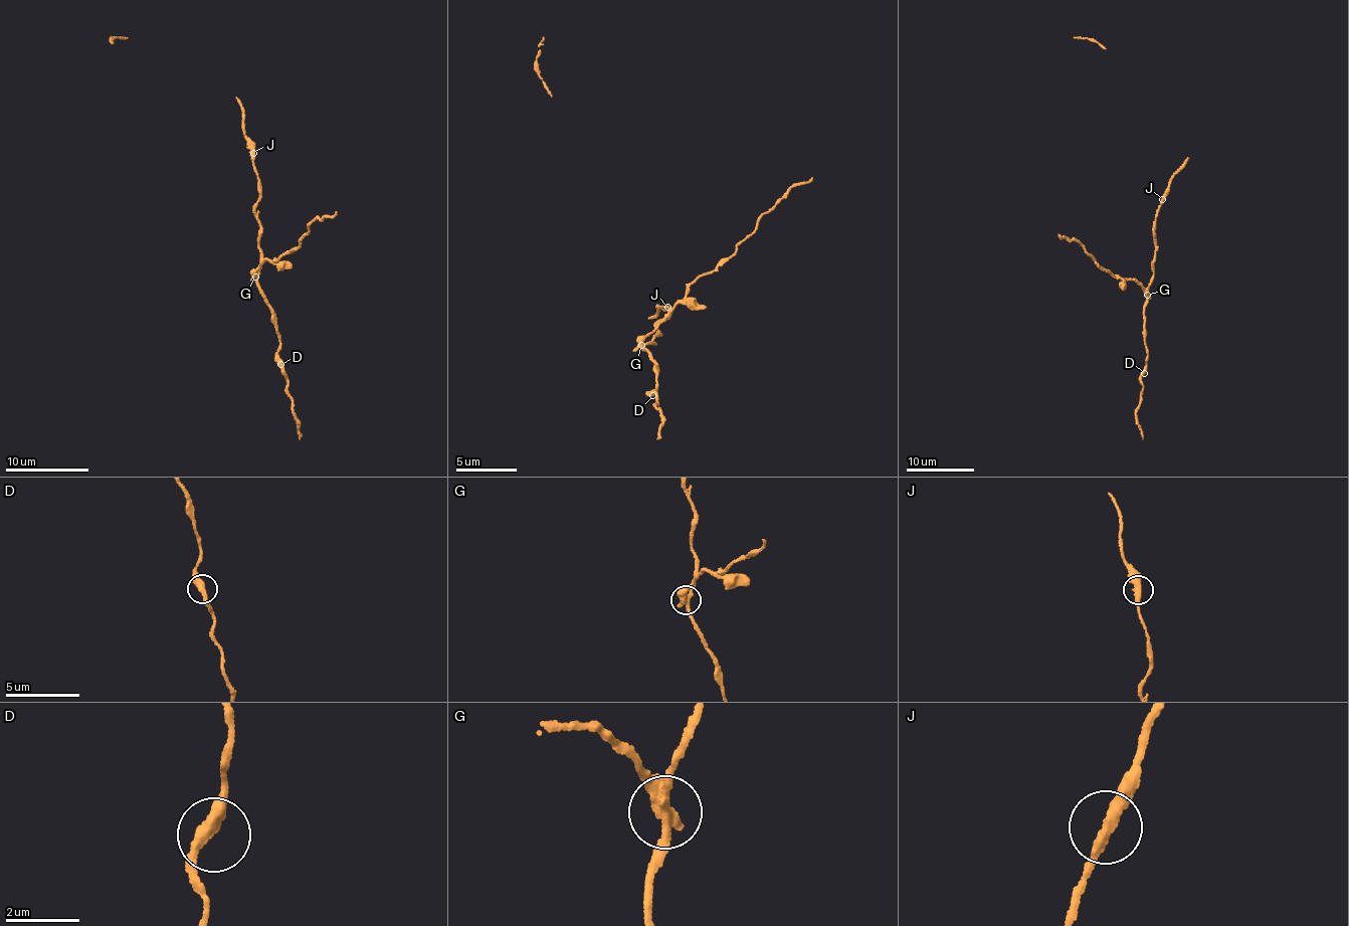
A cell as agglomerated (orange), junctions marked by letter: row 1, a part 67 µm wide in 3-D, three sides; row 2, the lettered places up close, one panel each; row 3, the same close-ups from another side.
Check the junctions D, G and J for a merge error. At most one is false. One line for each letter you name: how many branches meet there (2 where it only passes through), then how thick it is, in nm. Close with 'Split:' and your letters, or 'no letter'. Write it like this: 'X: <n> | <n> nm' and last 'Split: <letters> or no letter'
G: 3 | 340 nm
Split: G

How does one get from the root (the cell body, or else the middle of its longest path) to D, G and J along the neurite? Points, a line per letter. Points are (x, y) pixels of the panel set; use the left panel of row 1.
D: (256, 174), (261, 253), (258, 285), (279, 334), (277, 359), (280, 364)
G: (256, 174), (259, 201), (255, 206), (255, 218), (259, 224), (261, 259), (255, 276)
J: (256, 174), (253, 153)

